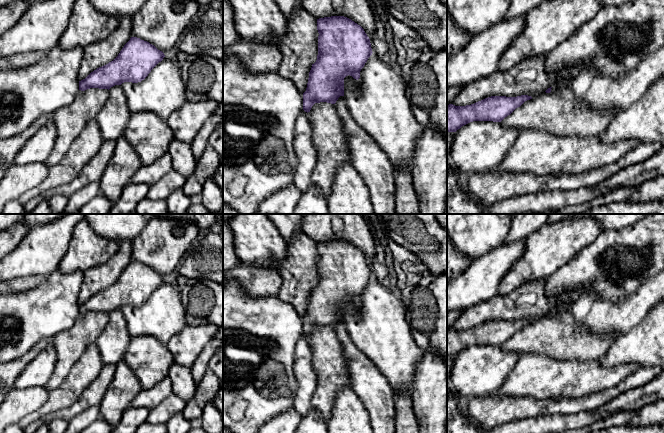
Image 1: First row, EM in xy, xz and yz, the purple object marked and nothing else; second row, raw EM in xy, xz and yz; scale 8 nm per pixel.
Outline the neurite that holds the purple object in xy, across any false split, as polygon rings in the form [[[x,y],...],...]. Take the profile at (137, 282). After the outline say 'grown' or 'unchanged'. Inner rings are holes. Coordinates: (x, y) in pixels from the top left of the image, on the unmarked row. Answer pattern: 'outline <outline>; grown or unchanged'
outline [[[131,261],[113,285],[97,292],[79,305],[79,314],[85,315],[90,312],[109,314],[124,306],[141,306],[164,281],[164,277],[154,269],[140,262]]]; unchanged

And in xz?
outline [[[331,240],[317,243],[318,279],[317,284],[312,288],[306,315],[303,317],[303,334],[310,336],[315,327],[327,326],[335,328],[340,320],[344,320],[344,302],[348,299],[358,304],[360,295],[364,291],[368,282],[372,279],[370,263],[364,253],[344,240]]]; unchanged

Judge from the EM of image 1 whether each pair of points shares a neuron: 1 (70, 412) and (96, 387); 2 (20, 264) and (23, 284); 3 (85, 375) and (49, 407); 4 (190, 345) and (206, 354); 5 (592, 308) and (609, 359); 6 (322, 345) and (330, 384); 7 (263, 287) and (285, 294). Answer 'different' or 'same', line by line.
1: same
2: different
3: same
4: different
5: different
6: same
7: different

